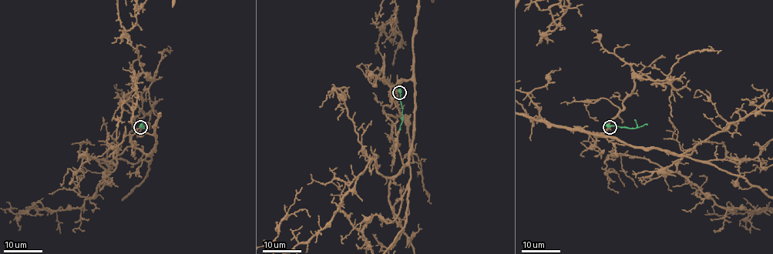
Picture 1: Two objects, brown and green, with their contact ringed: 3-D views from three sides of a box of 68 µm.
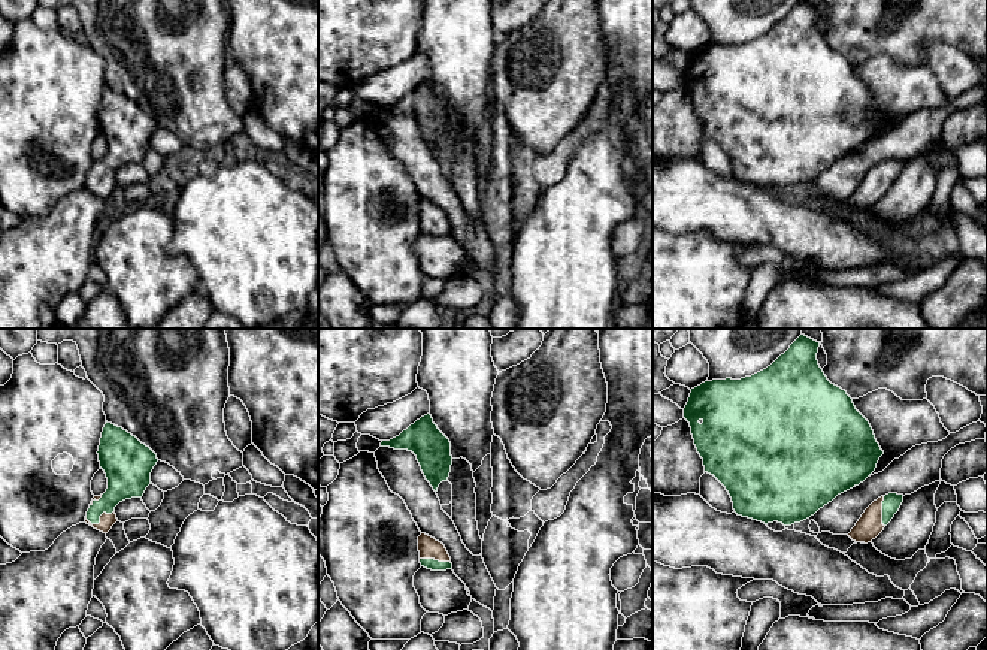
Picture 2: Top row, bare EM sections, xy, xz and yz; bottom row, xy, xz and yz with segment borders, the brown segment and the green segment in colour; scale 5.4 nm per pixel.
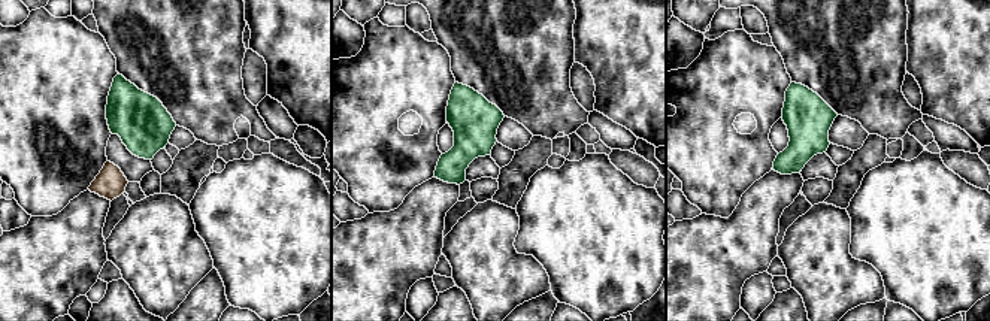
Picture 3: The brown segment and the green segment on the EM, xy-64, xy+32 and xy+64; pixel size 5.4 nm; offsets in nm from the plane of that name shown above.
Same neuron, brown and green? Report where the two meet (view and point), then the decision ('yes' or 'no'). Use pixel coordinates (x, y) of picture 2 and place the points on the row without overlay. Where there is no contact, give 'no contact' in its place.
xy (100, 184) | yes

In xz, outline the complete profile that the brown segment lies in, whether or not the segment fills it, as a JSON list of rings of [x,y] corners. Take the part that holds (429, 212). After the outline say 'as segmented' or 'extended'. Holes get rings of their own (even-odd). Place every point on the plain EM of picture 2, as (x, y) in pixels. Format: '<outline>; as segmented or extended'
[[[421,199],[418,202],[418,217],[421,232],[432,236],[452,235],[451,223],[445,211],[435,203]]]; extended

